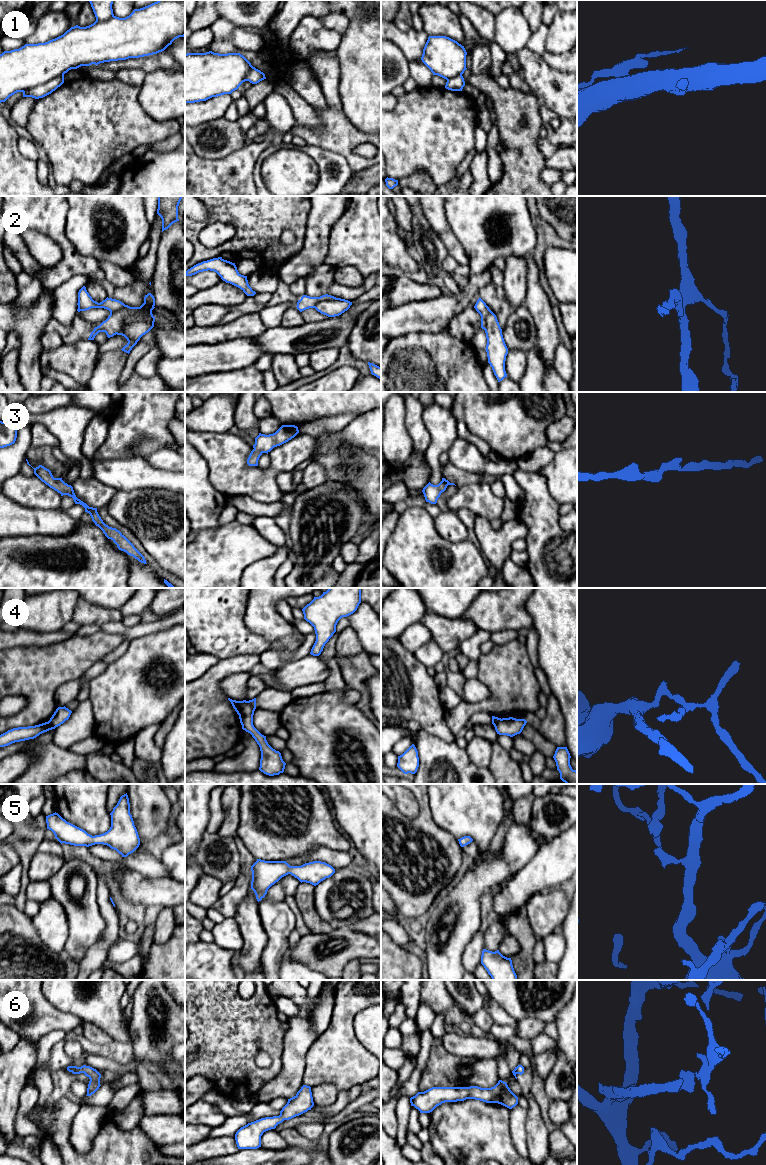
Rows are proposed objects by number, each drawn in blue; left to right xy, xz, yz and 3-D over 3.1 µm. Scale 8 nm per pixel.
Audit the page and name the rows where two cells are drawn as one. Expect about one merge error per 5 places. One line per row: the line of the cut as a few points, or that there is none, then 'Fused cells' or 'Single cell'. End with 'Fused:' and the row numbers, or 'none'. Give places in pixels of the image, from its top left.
1: Split along xy (63, 73), (23, 92). Fused cells
2: Split along xy (153, 306), (128, 315), (124, 326), (116, 333). Fused cells
3: No split. Single cell
4: Split along xy (48, 721), (55, 727). Fused cells
5: No split. Single cell
6: No split. Single cell
Fused: 1, 2, 4

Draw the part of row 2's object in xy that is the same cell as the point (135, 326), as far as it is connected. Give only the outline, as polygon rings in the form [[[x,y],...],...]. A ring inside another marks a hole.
[[[148,293],[144,297],[144,303],[140,306],[143,312],[125,318],[123,329],[117,332],[117,335],[124,336],[128,341],[121,349],[122,351],[129,354],[140,338],[154,327],[155,317],[146,312],[154,306],[155,298],[151,293]]]

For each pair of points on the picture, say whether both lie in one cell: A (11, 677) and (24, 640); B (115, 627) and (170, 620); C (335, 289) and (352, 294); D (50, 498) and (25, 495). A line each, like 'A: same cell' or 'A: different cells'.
A: different cells
B: same cell
C: same cell
D: same cell

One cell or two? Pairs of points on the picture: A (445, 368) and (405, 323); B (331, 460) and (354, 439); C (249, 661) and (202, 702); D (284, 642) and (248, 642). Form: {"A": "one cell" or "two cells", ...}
{"A": "two cells", "B": "two cells", "C": "one cell", "D": "two cells"}

